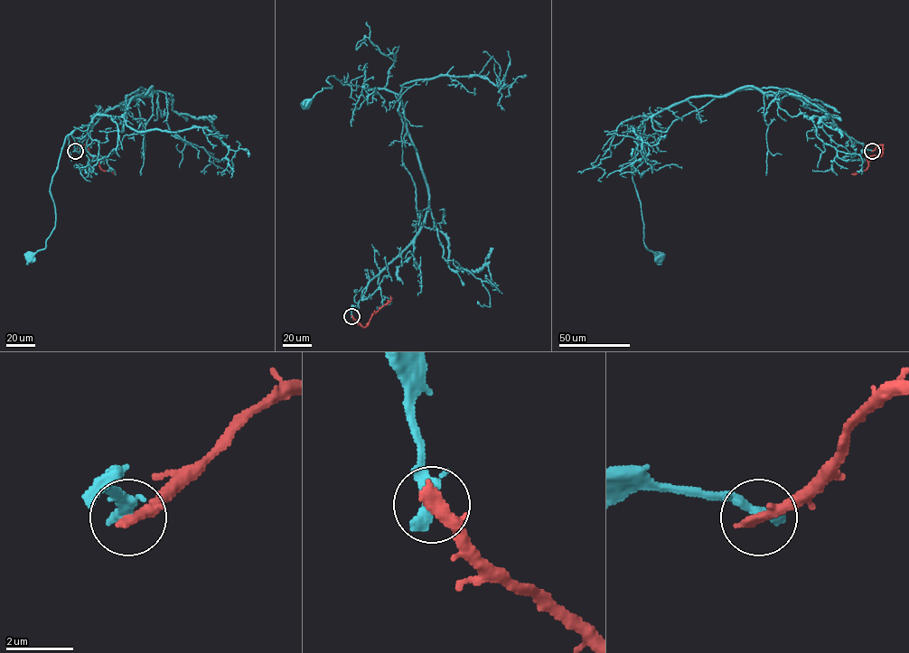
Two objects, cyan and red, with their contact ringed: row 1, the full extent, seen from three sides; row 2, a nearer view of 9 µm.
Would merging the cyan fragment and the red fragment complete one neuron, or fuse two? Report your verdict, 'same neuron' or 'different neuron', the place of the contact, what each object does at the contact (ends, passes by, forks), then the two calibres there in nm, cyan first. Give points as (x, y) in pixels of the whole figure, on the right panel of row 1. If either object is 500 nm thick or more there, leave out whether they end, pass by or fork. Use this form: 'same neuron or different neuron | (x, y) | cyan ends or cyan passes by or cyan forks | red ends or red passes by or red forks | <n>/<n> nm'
different neuron | (872, 151) | cyan passes by | red ends | 320/400 nm

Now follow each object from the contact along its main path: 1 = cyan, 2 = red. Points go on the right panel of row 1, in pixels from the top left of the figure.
1: (872, 151), (826, 111), (753, 87), (690, 97), (644, 115), (632, 176), (644, 244), (658, 256)
2: (872, 151), (883, 145), (880, 155), (866, 158), (866, 169), (851, 173)

